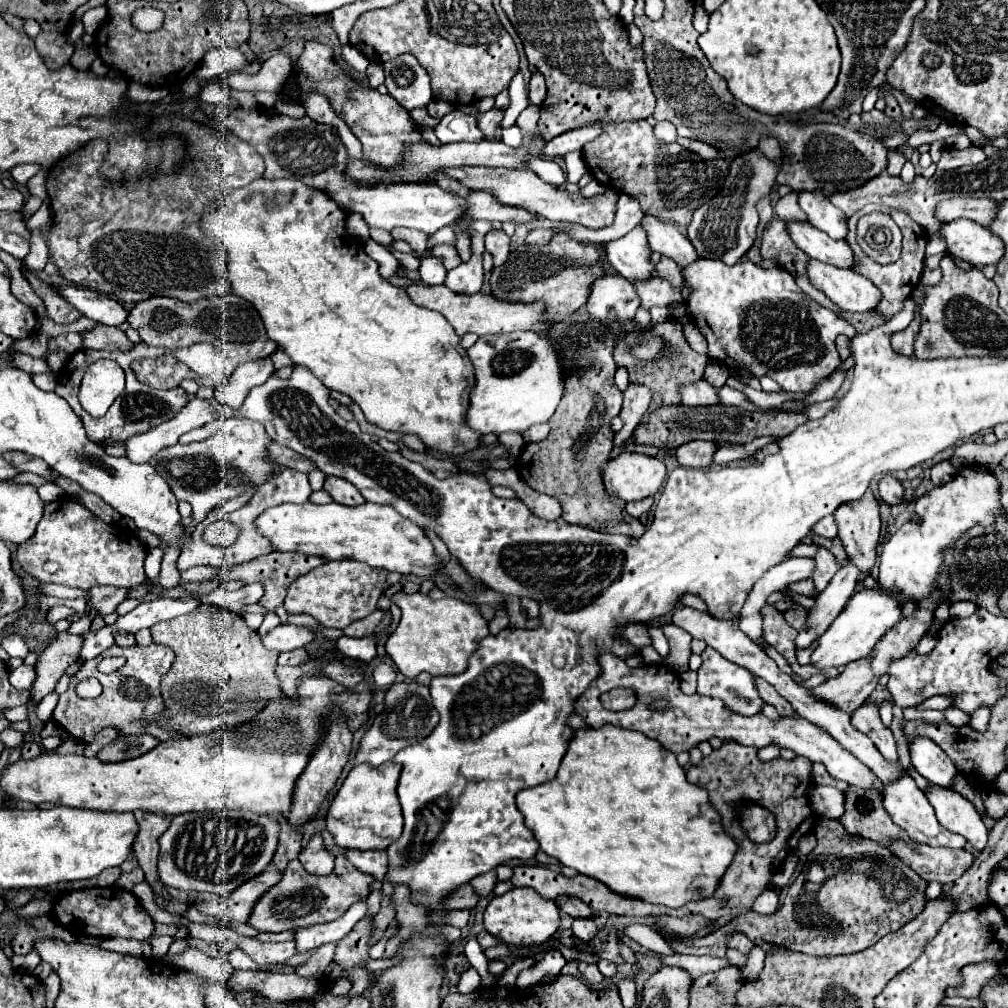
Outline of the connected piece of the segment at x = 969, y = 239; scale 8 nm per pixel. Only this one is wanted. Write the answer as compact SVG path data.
M970 219L942 223L938 235L946 241L946 251L952 257L972 265L996 265L1004 253L1004 243Z

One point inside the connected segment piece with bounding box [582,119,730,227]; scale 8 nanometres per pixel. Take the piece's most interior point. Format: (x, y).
(670, 182)

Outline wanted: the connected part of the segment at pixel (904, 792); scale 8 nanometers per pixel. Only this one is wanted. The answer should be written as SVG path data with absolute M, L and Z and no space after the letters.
M902 773L892 783L884 783L882 805L884 805L886 813L892 817L892 821L900 829L904 829L910 839L914 839L918 843L926 843L926 845L932 845L932 847L952 847L952 849L960 849L960 847L966 845L966 839L962 835L944 831L944 827L940 827L940 823L938 823L938 819L936 819L936 815L932 811L932 805L926 799L924 791L918 789L916 781L908 773Z

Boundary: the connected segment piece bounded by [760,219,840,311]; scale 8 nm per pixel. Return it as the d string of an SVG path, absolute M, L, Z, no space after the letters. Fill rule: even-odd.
M772 219L766 229L764 229L764 237L762 237L762 245L760 245L760 253L763 259L772 259L776 257L782 265L782 269L786 269L790 275L796 277L798 287L810 295L814 301L818 301L820 305L832 309L832 311L840 311L828 297L824 297L824 293L820 293L818 289L814 289L806 277L804 265L808 261L808 255L804 251L800 251L792 239L786 233L784 221L780 219Z

